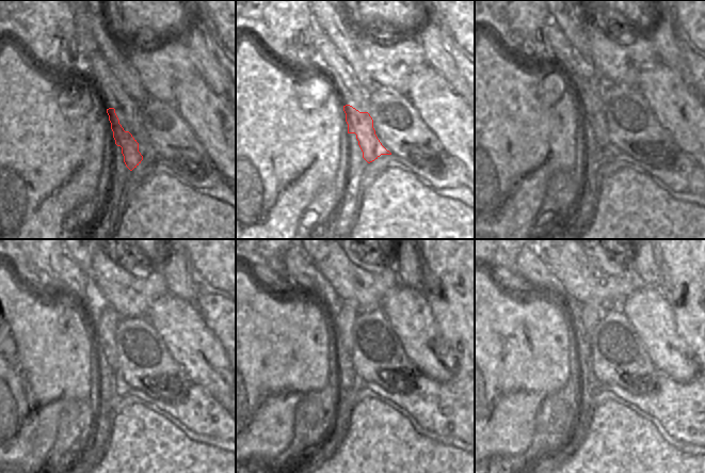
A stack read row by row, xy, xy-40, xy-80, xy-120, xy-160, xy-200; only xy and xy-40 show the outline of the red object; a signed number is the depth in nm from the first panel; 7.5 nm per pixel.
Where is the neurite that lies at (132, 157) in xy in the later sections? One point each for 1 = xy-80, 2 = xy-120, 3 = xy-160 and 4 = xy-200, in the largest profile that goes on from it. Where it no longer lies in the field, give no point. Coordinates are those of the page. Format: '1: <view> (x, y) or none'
1: xy-80 (589, 92)
2: xy-120 (105, 328)
3: xy-160 (343, 324)
4: xy-200 (591, 313)

